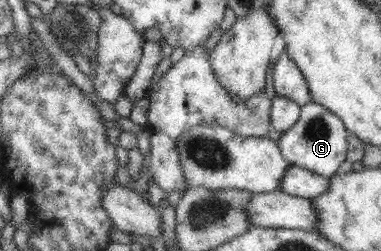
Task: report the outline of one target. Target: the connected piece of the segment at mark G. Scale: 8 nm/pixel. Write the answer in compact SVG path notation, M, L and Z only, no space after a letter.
M308 102L301 106L298 121L282 133L278 146L286 161L303 167L312 173L331 177L346 160L349 131L343 121L329 109L318 103Z

